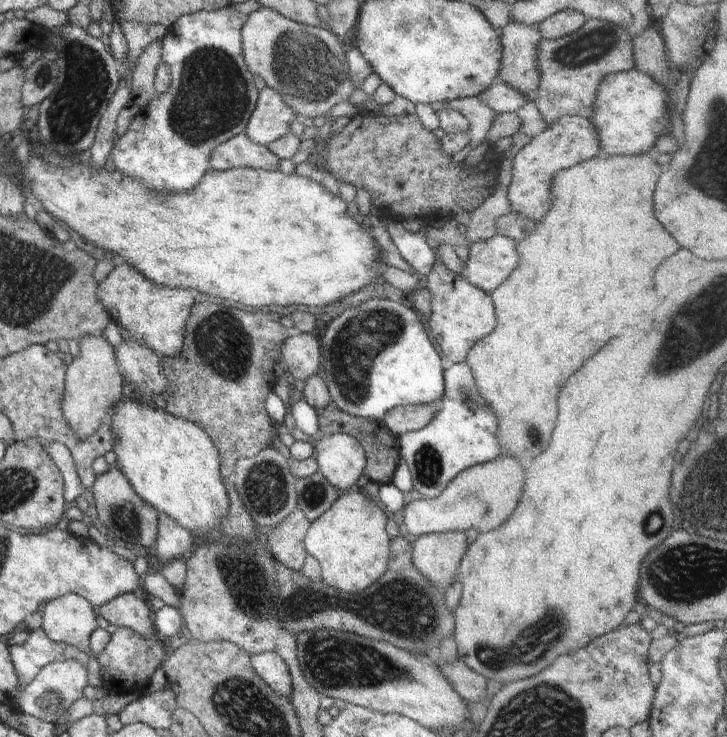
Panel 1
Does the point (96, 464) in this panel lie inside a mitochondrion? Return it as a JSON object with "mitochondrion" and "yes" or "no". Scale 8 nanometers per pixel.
{"mitochondrion":"no"}

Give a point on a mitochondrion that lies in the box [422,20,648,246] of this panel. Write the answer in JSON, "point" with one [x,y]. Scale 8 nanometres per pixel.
{"point":[586,48]}

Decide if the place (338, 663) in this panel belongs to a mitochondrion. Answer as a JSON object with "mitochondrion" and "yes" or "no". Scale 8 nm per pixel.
{"mitochondrion":"yes"}

